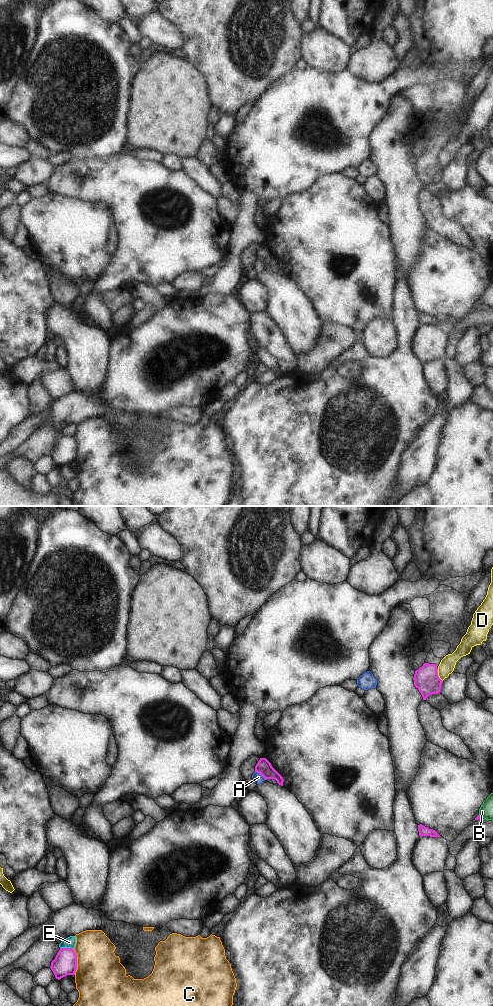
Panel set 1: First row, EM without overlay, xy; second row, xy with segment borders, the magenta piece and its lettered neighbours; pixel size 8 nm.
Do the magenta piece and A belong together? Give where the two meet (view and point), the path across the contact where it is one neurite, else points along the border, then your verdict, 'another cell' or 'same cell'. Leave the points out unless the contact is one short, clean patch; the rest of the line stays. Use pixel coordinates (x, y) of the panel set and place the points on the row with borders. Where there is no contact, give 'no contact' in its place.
xy (261, 774) | along xy (255, 771), (259, 772), (266, 779) | another cell

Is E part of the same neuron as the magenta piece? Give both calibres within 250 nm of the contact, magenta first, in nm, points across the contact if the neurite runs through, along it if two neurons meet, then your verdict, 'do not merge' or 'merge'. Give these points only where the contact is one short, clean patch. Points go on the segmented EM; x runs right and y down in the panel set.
190 nm thick on the magenta side, 90 nm on the other; border along xy (60, 947), (71, 947), (73, 949); do not merge

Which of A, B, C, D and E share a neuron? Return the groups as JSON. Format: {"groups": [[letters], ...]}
{"groups": [["A"], ["B"], ["C"], ["D"], ["E"]]}

